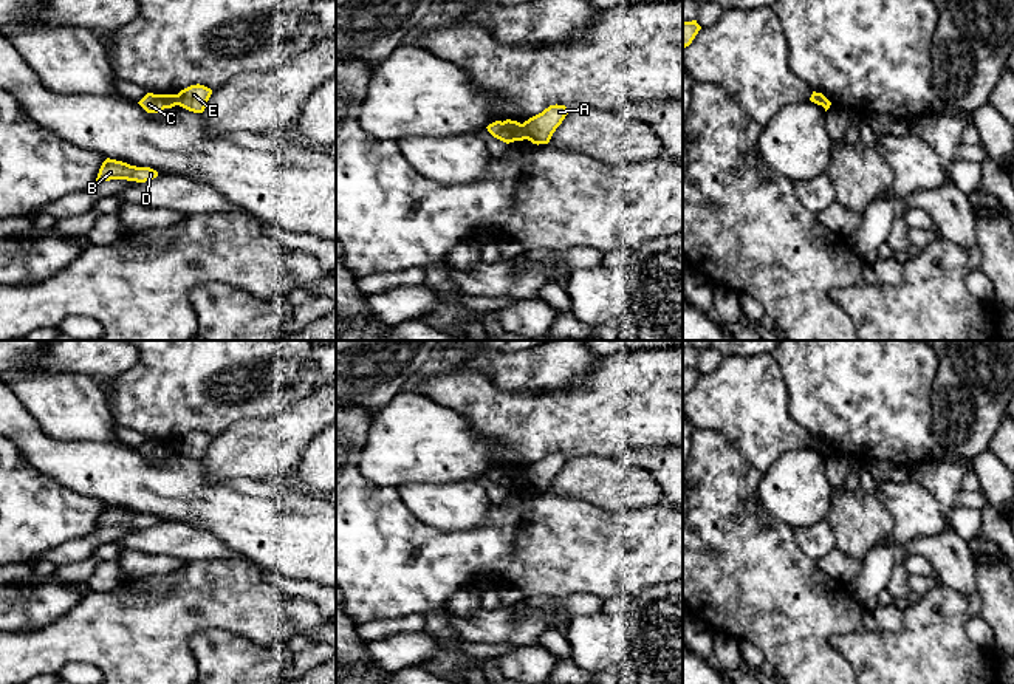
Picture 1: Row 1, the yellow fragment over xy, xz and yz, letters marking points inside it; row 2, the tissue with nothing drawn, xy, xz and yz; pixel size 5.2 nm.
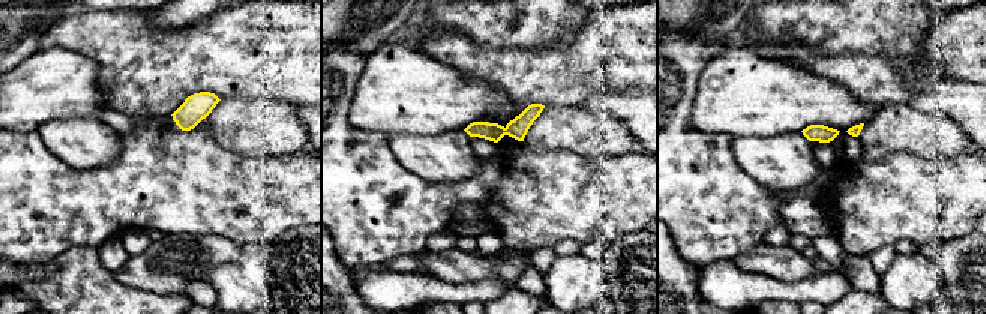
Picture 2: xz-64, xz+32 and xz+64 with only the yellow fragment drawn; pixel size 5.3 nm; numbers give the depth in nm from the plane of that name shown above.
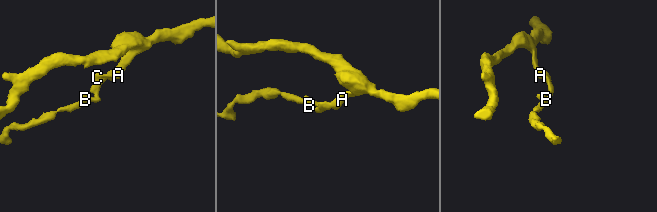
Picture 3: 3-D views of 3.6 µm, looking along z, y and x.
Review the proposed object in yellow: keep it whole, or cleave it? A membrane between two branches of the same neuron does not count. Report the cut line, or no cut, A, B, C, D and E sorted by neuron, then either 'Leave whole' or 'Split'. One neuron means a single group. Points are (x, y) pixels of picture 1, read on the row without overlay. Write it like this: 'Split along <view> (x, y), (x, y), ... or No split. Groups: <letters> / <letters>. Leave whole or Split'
Split along xz (520, 471), (527, 485). Groups: A E / B C D. Split

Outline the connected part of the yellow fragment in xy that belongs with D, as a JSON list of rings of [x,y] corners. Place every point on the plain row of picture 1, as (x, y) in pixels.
[[[107,504],[98,520],[94,531],[110,526],[127,526],[146,529],[158,523],[158,518],[150,514],[136,514],[122,508]]]

